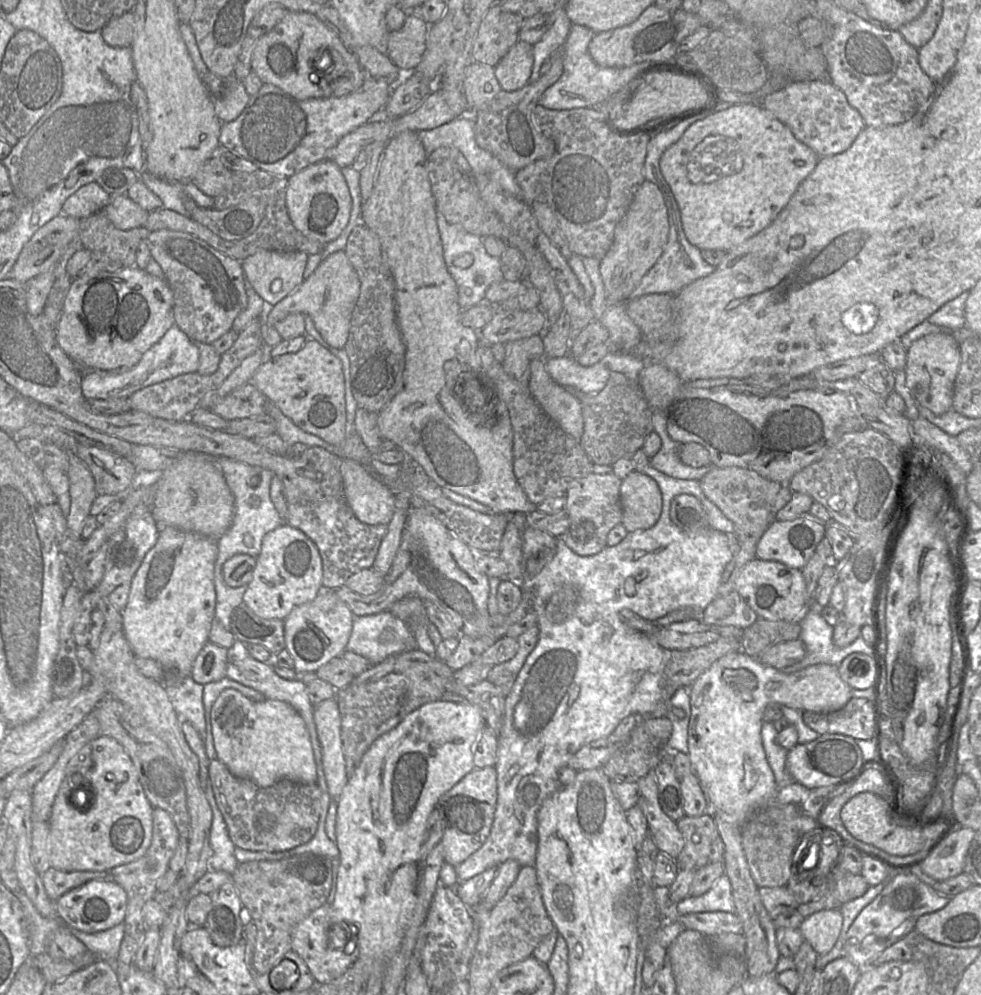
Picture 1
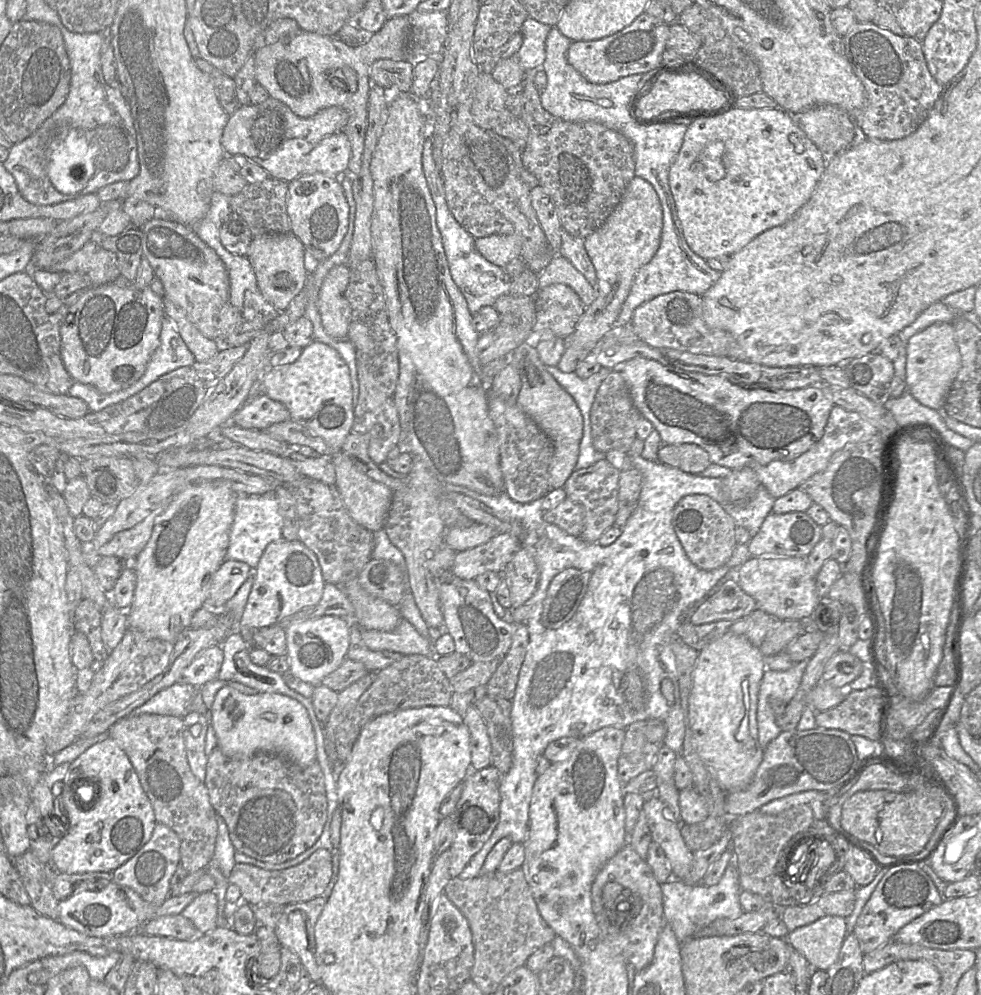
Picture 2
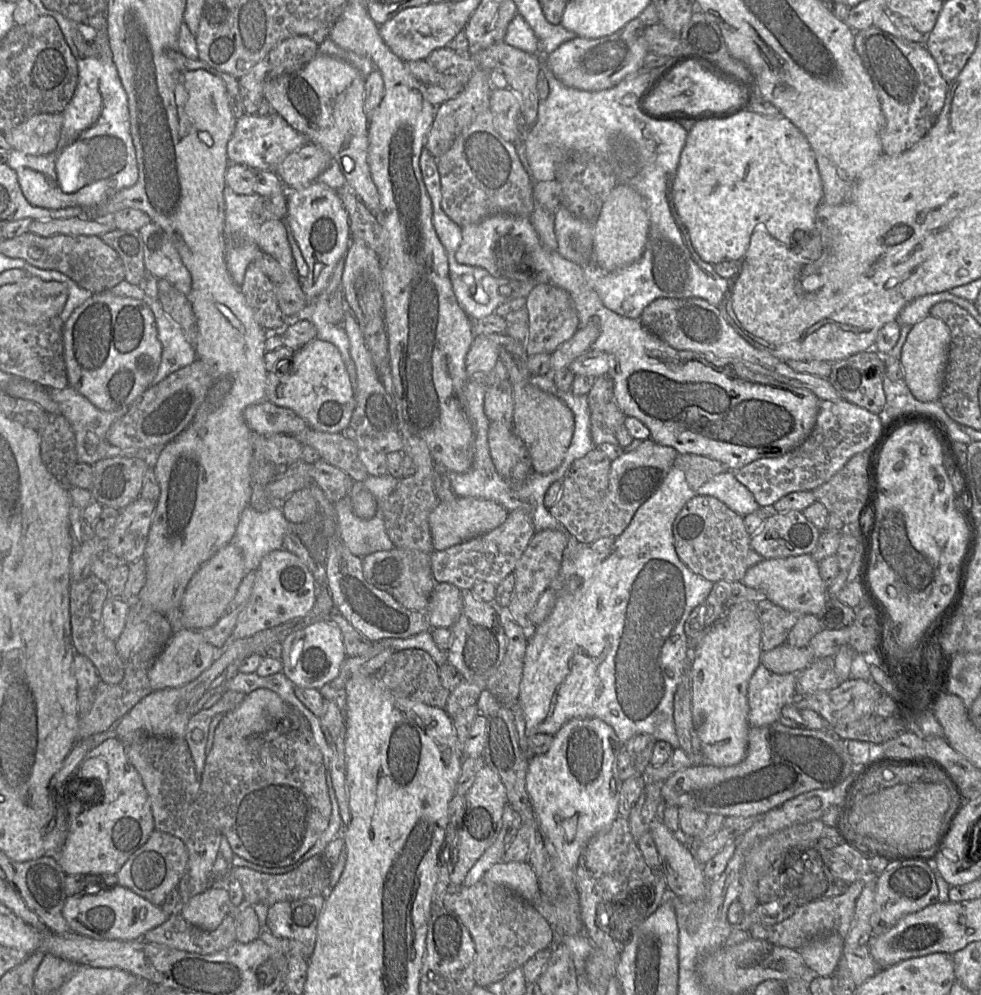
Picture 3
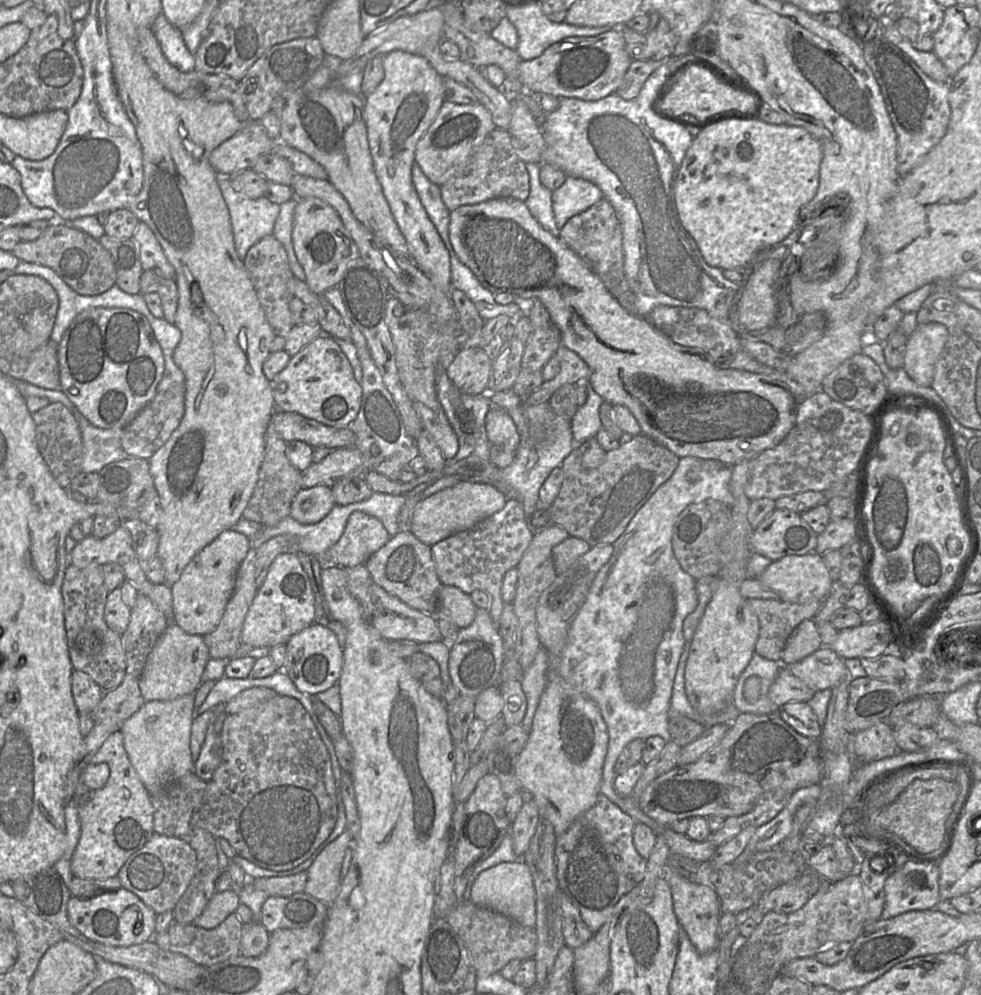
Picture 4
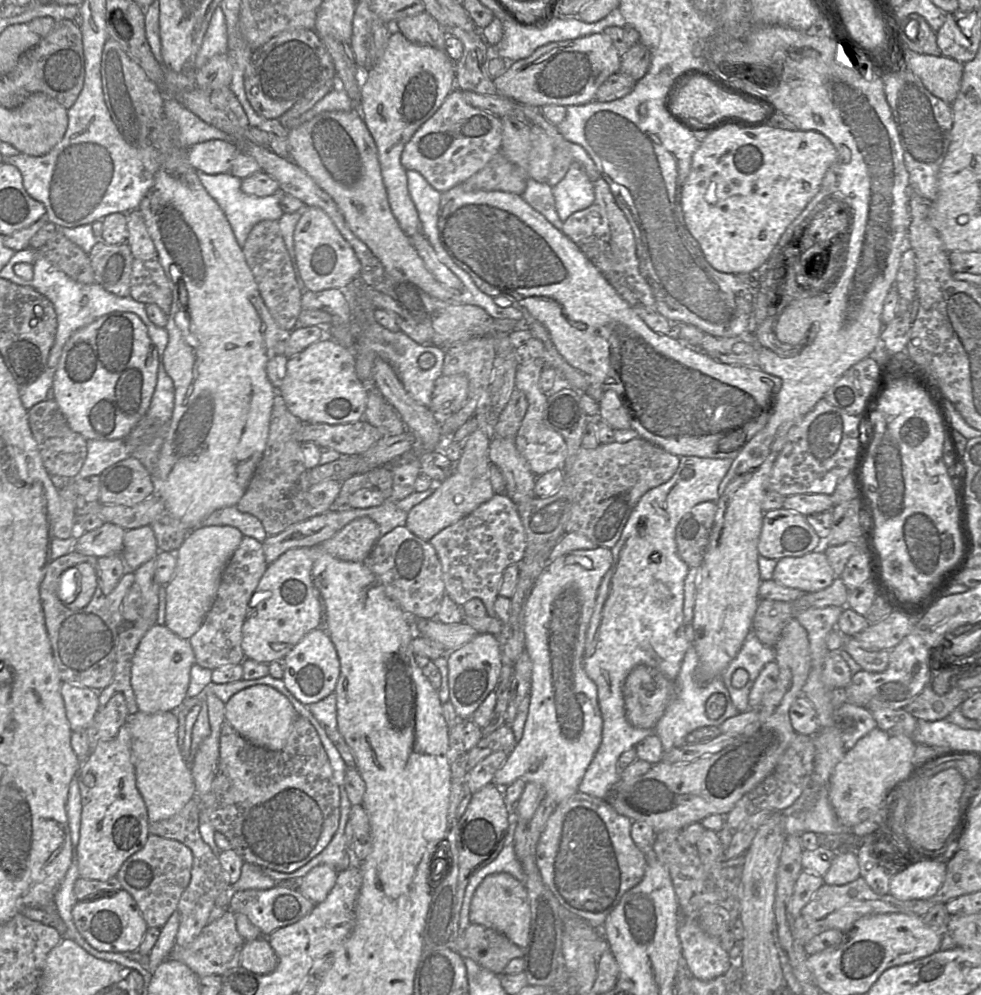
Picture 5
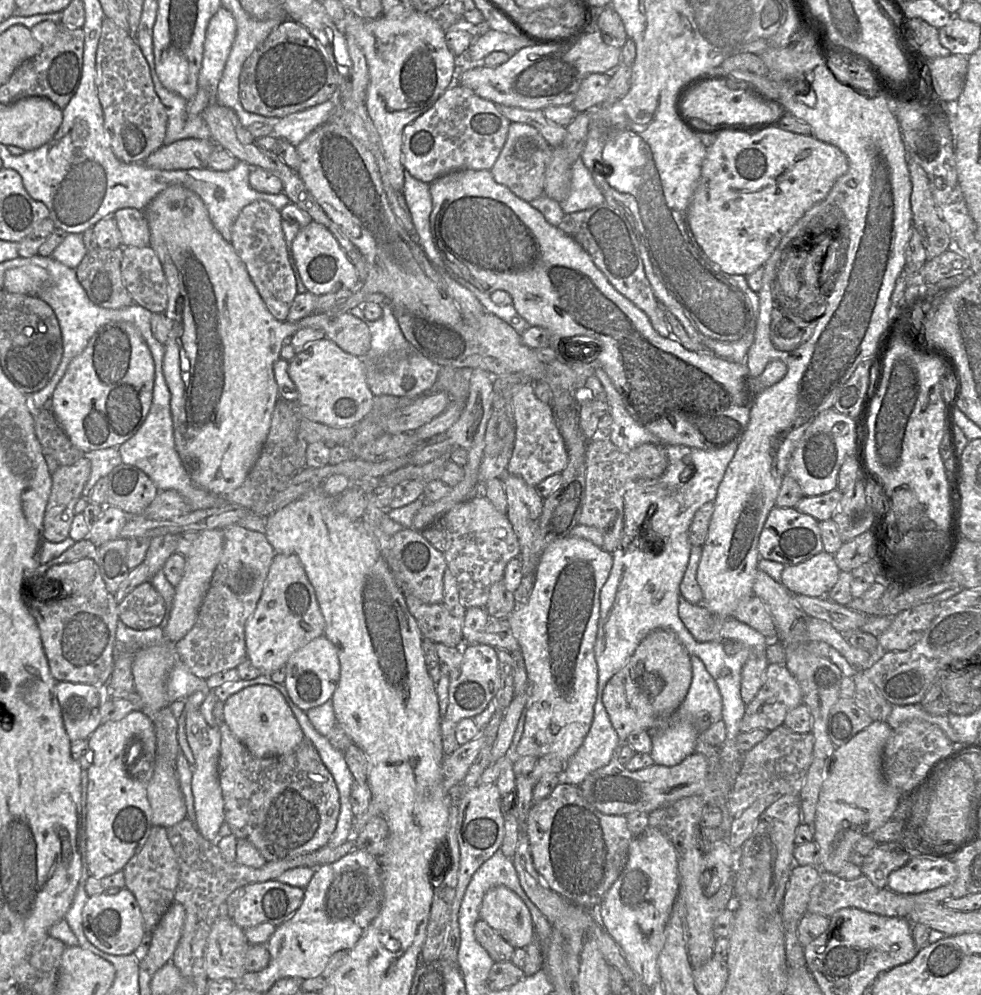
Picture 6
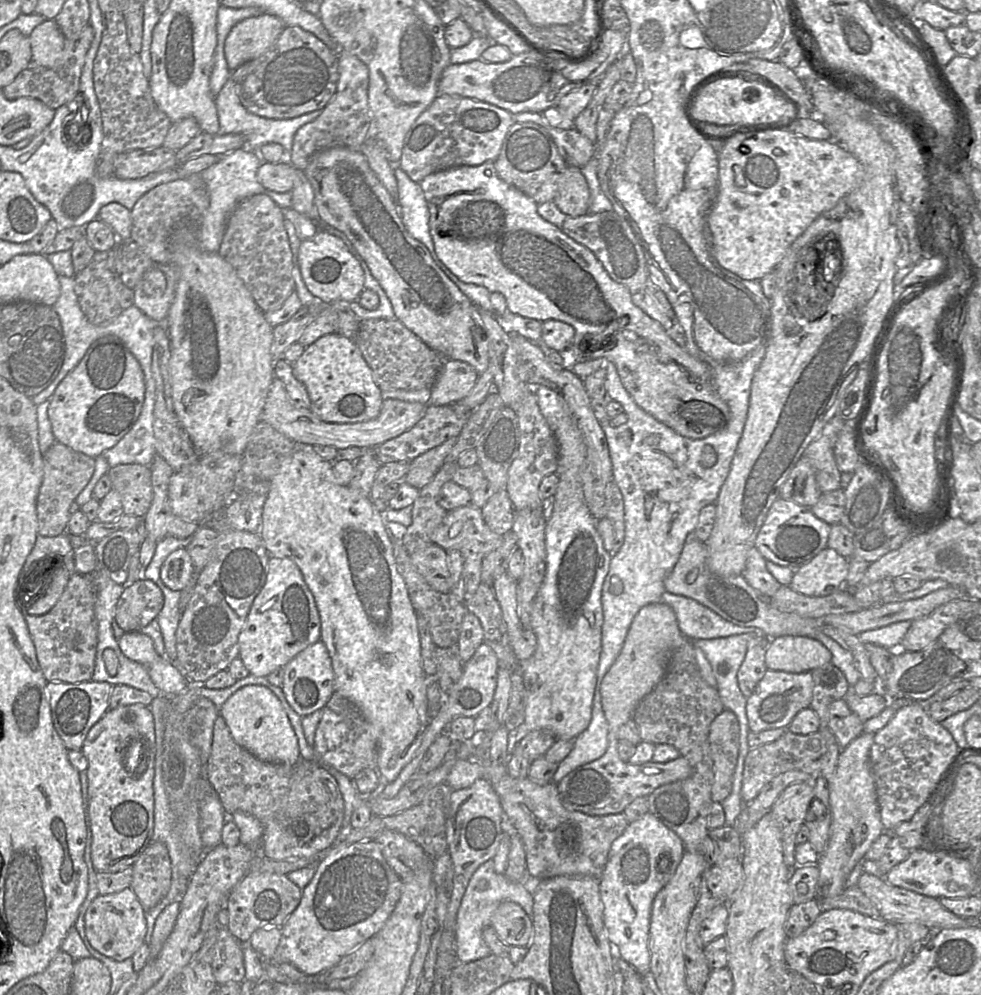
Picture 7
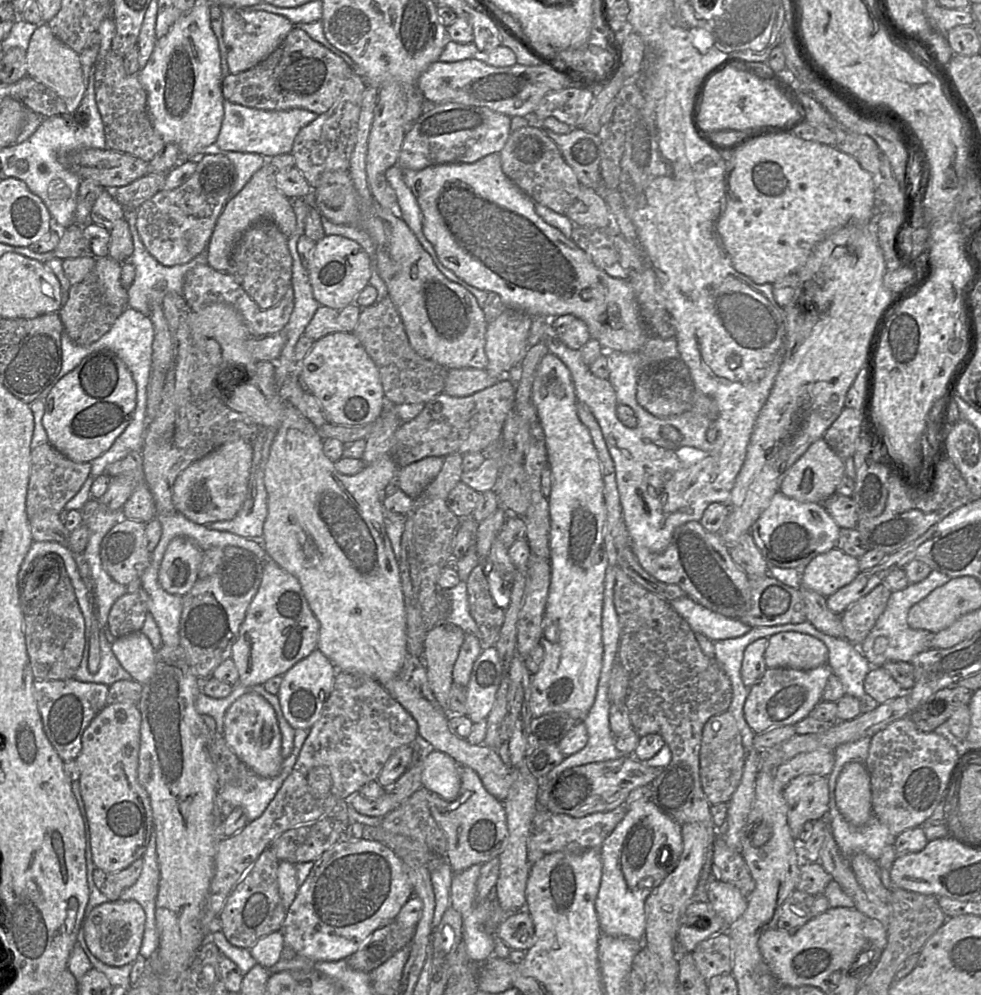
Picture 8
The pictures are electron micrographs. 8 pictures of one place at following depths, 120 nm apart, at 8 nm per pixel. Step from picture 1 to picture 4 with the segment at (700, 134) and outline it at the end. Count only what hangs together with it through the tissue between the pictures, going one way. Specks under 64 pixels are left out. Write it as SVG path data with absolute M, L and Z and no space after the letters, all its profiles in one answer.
M729 118L701 128L681 164L675 202L684 228L695 240L705 262L721 270L749 266L761 249L786 239L796 228L800 211L816 196L823 151L804 128L773 125L756 118Z

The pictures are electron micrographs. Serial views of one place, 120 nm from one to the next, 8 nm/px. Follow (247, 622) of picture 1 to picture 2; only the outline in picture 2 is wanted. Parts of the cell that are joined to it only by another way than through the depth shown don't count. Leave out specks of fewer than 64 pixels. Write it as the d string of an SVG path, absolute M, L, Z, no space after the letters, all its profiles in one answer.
M278 624L253 628L241 627L239 633L251 648L261 648L270 655L282 655L287 652L286 629Z

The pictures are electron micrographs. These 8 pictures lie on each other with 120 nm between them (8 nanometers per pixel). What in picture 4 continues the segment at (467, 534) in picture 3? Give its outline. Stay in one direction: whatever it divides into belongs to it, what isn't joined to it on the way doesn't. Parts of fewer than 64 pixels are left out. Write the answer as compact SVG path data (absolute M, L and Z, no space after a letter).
M462 481L422 499L415 507L411 533L422 543L433 546L439 541L472 528L483 519L503 509L507 497L496 487L477 482Z

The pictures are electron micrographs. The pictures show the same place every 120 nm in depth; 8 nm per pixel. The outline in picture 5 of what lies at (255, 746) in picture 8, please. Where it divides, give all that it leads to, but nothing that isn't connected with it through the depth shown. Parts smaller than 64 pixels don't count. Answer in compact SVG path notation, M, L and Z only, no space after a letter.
M257 684L241 689L224 703L225 721L252 744L272 751L285 746L297 715L289 700L269 685Z

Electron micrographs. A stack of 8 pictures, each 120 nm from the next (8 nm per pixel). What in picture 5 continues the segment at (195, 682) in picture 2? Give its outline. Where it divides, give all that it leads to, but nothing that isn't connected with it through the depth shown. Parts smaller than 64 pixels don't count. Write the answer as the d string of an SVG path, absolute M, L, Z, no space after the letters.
M164 624L153 625L140 640L131 665L131 687L137 710L143 713L172 711L186 697L195 656L189 639L183 639Z

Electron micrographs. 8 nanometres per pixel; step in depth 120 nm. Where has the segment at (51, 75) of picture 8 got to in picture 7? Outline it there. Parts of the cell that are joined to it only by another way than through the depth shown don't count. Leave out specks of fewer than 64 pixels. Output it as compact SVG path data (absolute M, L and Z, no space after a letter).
M45 20L29 36L32 63L52 67L61 57L65 37L54 20Z

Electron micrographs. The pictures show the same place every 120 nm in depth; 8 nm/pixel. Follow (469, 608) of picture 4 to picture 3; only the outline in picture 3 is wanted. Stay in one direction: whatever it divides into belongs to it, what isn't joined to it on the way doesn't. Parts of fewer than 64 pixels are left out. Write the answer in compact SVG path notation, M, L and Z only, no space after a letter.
M438 583L425 611L431 629L450 628L458 621L463 607L462 590L451 583Z

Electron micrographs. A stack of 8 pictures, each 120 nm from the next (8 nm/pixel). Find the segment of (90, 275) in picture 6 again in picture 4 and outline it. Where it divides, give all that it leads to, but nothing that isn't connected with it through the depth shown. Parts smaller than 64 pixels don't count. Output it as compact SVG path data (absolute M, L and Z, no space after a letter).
M104 234L98 240L110 253L115 265L115 285L128 294L140 293L140 277L143 269L139 246L134 238L115 239Z

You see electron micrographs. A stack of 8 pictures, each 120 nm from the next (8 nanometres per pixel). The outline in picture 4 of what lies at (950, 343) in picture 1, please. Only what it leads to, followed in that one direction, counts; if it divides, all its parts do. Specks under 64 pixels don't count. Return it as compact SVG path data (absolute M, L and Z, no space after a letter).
M940 323L918 324L908 338L903 368L917 384L931 387L935 365L948 340L948 330Z

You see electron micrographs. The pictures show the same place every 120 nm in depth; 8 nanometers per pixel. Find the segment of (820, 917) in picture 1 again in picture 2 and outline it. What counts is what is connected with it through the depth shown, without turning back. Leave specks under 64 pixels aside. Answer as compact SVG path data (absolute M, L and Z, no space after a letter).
M825 916L795 929L785 939L806 958L811 968L827 971L837 961L846 936L845 918Z

